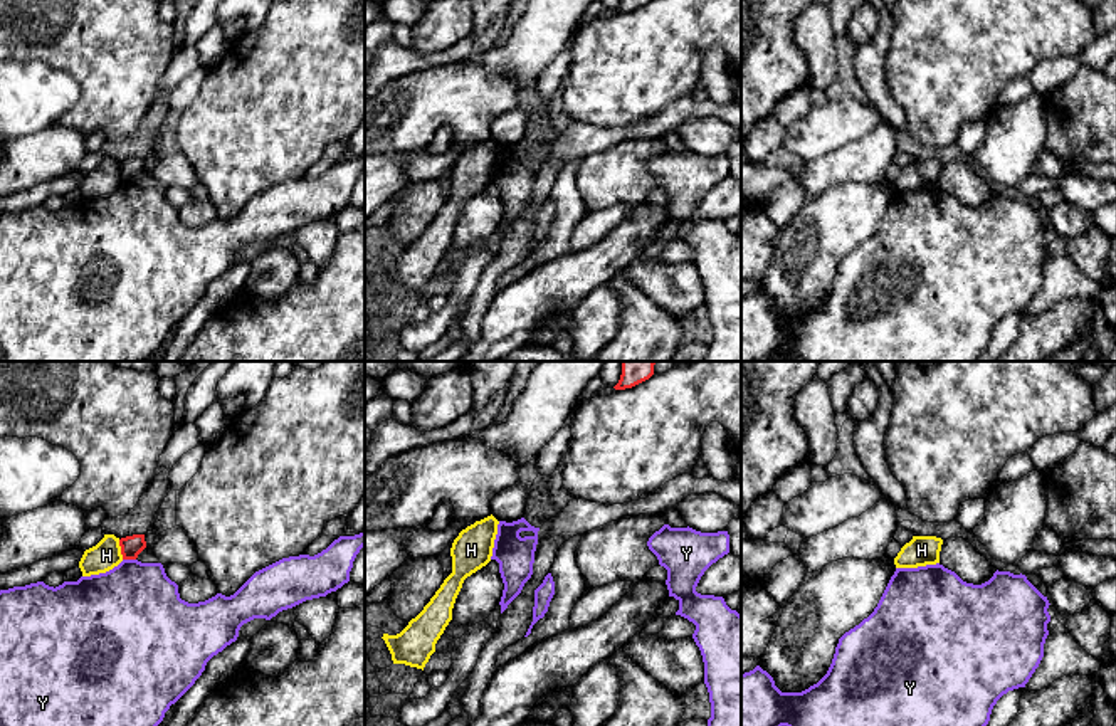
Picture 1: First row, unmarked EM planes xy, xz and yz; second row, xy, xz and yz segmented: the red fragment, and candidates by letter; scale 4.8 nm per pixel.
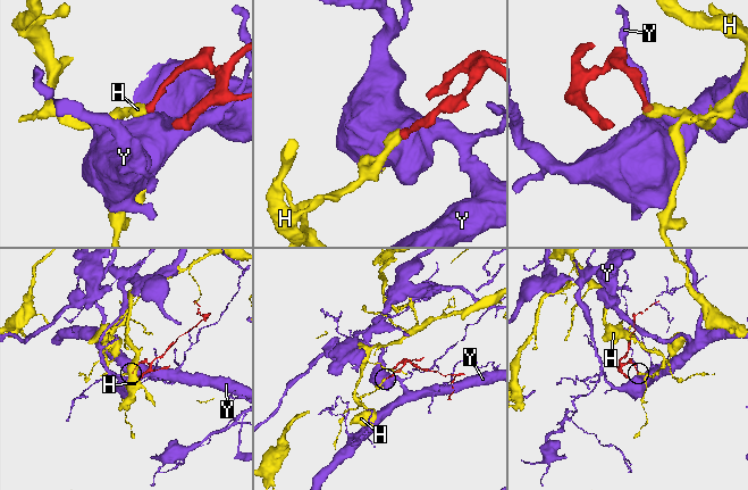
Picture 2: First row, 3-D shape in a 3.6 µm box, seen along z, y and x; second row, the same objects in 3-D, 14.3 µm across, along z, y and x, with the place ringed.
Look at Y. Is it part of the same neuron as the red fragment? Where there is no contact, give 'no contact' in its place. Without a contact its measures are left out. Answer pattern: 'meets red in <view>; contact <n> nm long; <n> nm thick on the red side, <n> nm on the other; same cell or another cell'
meets red in xy; contact 60 nm long; 100 nm thick on the red side, 460 nm on the other; another cell

